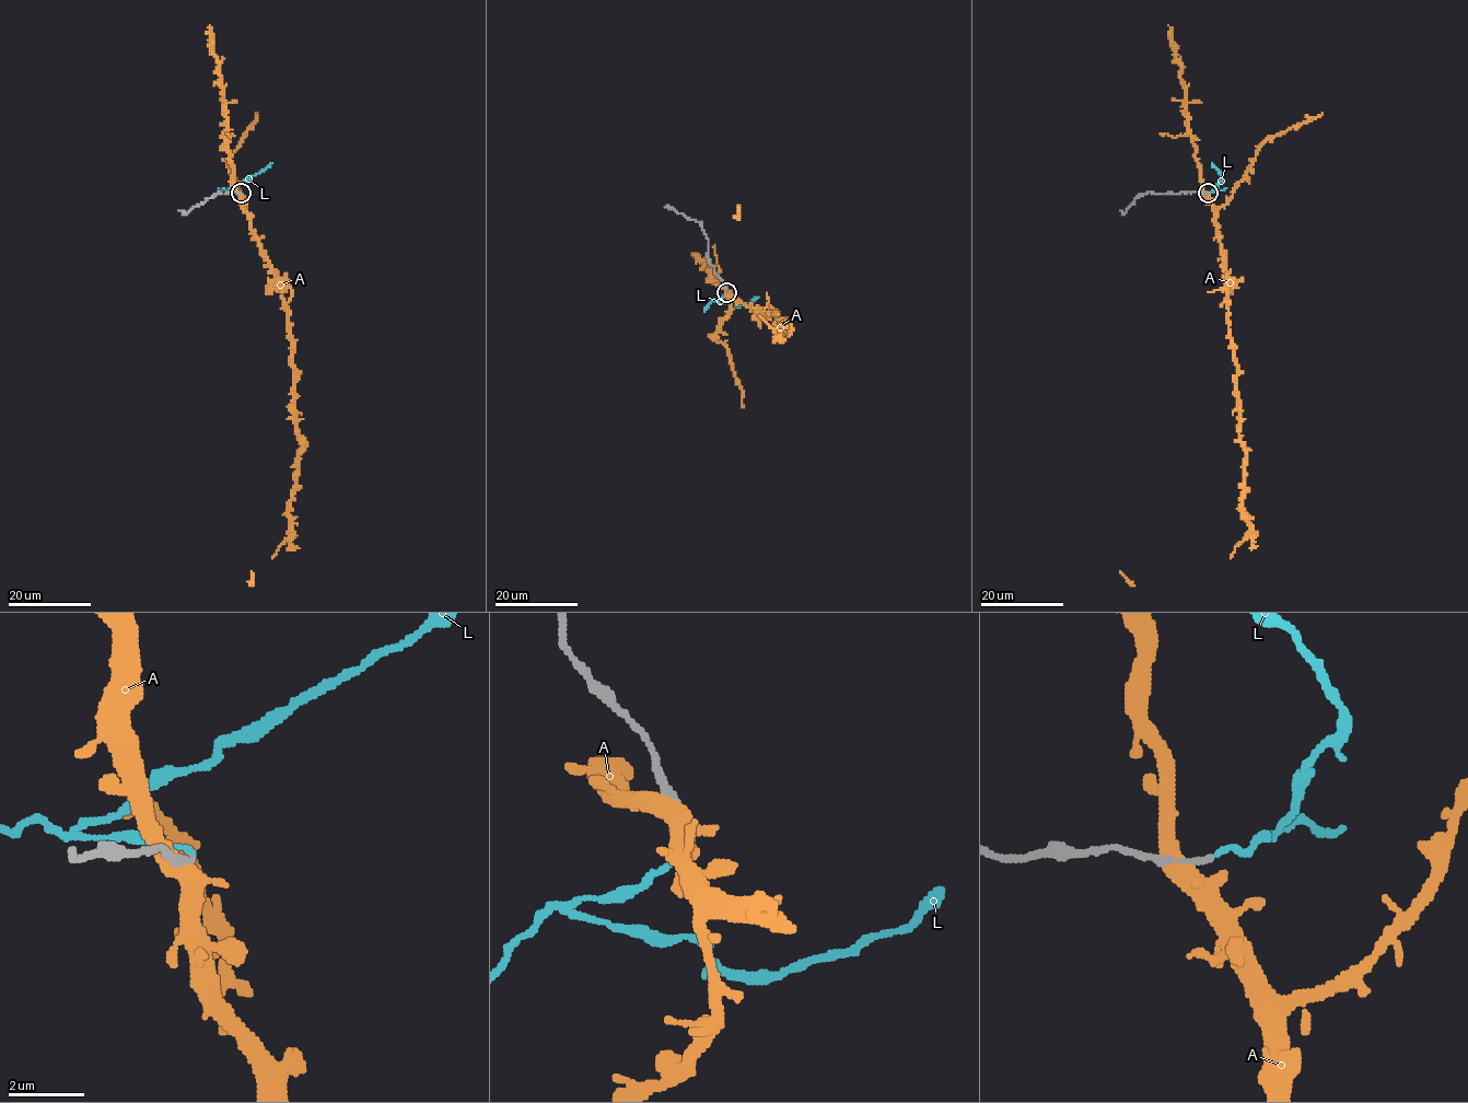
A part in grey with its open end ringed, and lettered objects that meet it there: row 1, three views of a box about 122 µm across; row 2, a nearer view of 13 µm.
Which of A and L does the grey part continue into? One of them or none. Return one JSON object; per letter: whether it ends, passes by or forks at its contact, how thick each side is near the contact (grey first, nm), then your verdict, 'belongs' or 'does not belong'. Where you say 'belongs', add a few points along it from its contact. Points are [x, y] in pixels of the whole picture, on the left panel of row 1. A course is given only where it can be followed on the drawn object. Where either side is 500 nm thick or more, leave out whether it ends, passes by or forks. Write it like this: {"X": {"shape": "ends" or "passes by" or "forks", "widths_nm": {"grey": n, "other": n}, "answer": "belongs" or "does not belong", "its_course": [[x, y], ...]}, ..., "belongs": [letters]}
{"A": {"shape": "forks", "widths_nm": {"grey": 240, "other": 400}, "answer": "does not belong"}, "L": {"shape": "ends", "widths_nm": {"grey": 130, "other": 130}, "answer": "does not belong"}, "belongs": []}

